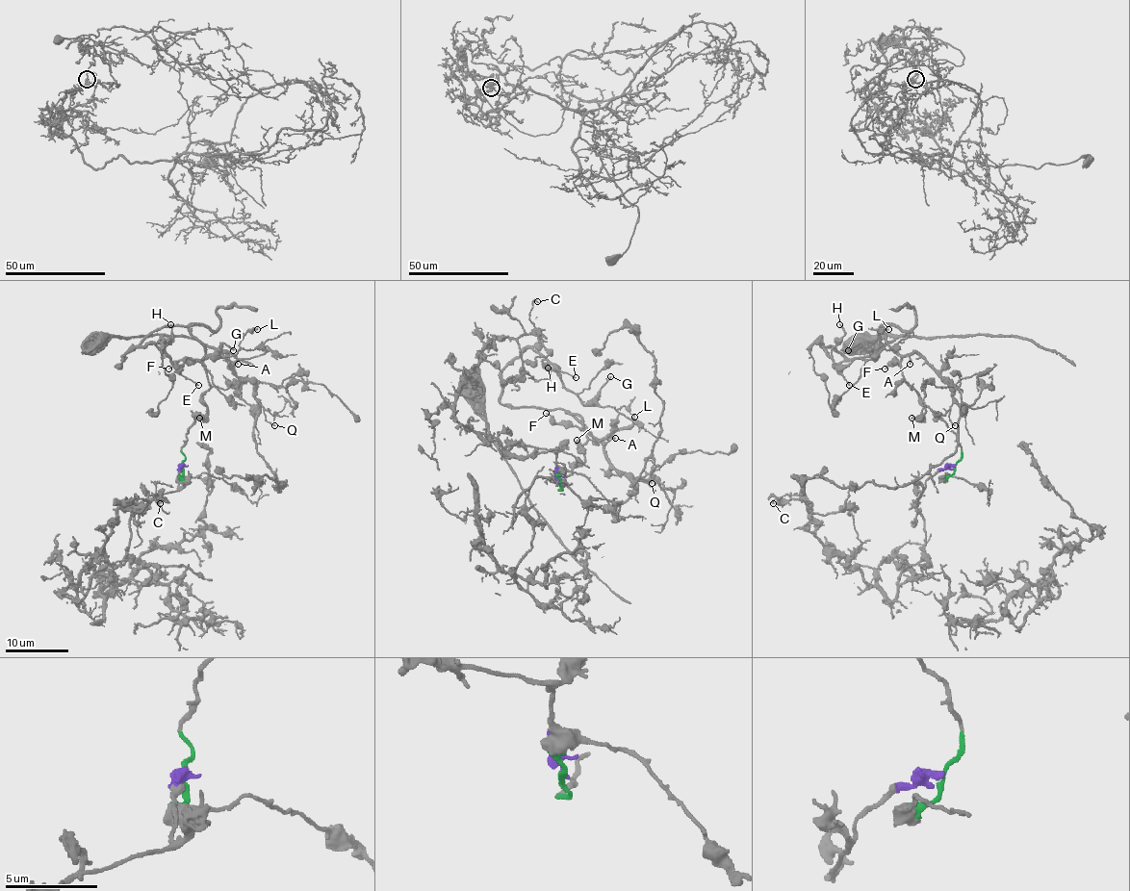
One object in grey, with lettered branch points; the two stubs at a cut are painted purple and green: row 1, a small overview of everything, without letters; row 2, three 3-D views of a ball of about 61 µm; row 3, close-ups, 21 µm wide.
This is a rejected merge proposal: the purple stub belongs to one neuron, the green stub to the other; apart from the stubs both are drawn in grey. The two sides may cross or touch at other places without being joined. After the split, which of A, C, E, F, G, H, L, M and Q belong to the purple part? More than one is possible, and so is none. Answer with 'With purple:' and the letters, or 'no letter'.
With purple: C

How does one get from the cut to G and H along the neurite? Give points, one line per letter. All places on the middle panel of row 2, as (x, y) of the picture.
G: (560, 484), (583, 463), (582, 419), (507, 408), (501, 371), (533, 347), (585, 403), (610, 376)
H: (560, 484), (583, 463), (582, 419), (563, 410), (500, 401), (501, 371), (526, 347), (548, 369)

